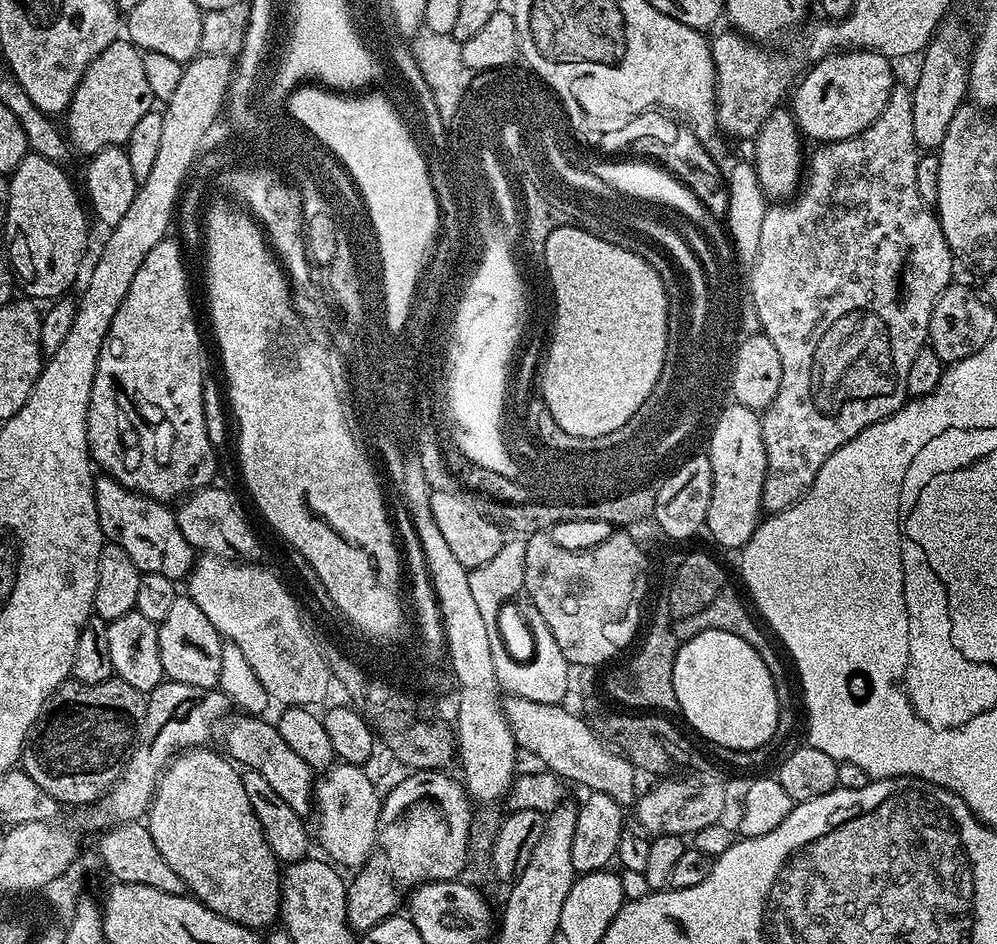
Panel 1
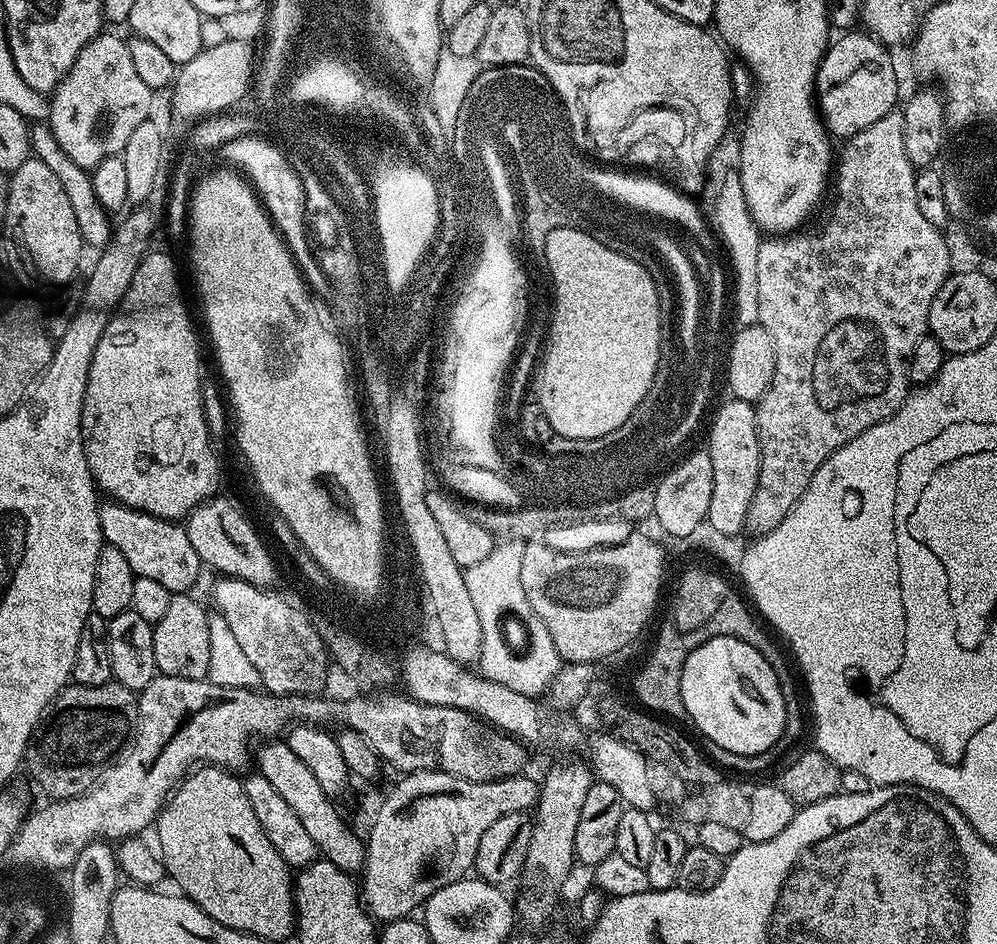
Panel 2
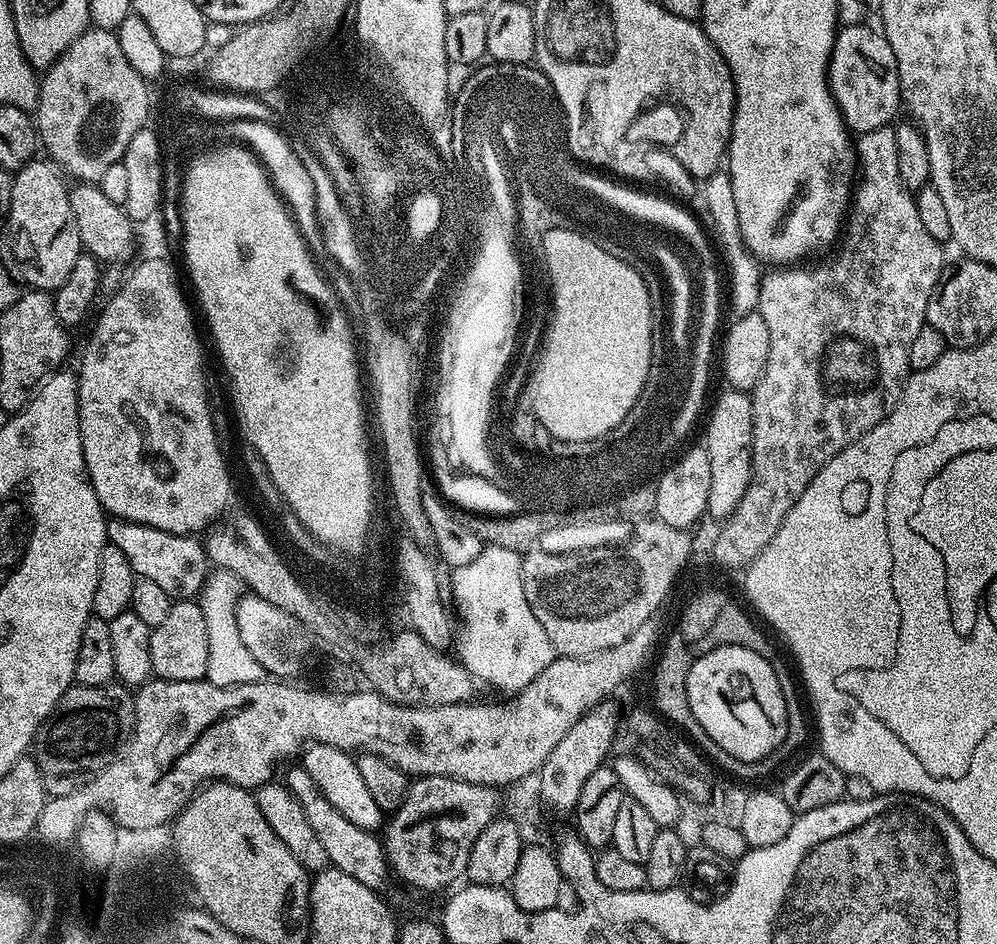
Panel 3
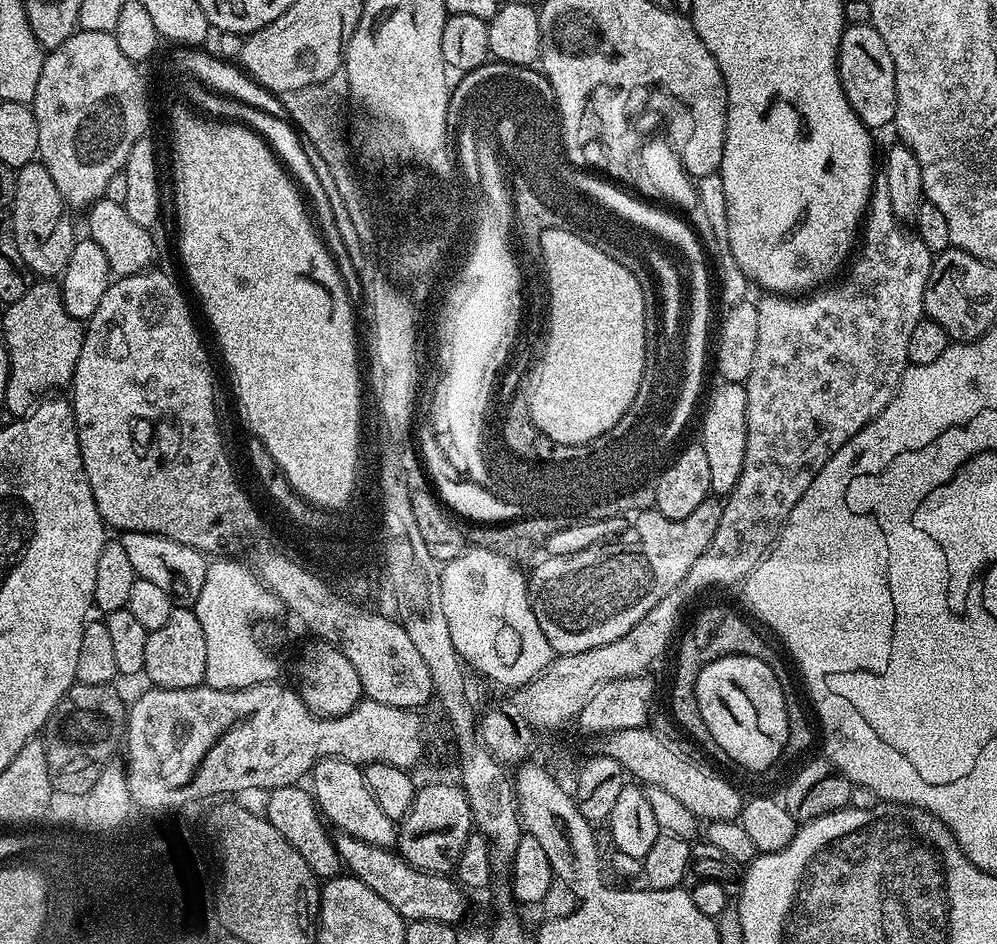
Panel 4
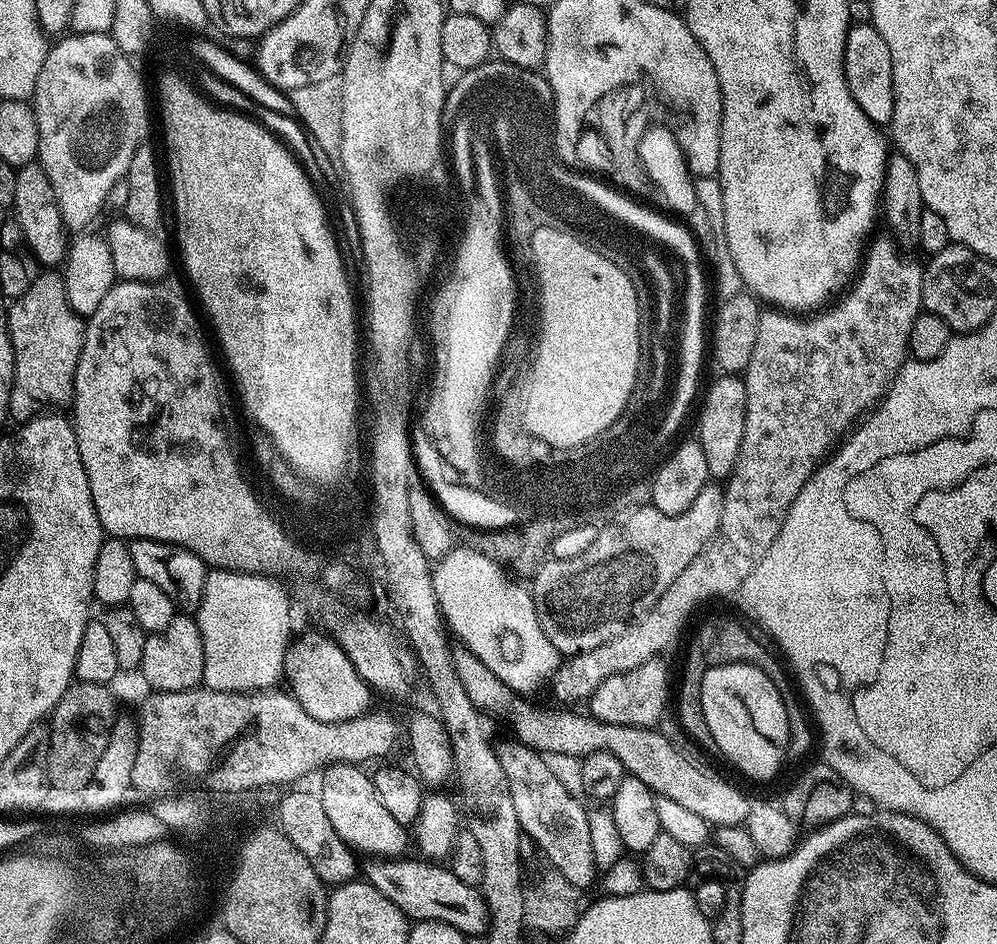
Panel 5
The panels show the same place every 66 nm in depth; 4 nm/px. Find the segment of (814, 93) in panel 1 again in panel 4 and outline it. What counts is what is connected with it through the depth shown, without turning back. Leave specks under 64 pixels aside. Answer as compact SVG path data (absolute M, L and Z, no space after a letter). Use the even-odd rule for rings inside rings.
M871 24L847 25L840 39L840 53L836 69L842 82L842 90L858 118L870 130L884 128L896 118L896 87L894 86L894 58L882 42L882 34Z

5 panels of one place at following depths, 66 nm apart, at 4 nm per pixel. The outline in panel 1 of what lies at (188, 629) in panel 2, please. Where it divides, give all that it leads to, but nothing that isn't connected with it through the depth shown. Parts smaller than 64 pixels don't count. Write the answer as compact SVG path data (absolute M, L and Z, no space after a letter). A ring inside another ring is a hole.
M187 594L177 595L173 608L166 613L166 618L158 625L158 651L162 654L162 670L167 679L182 682L186 686L215 689L222 674L222 646L223 641L214 622L202 614L198 602L194 602Z

